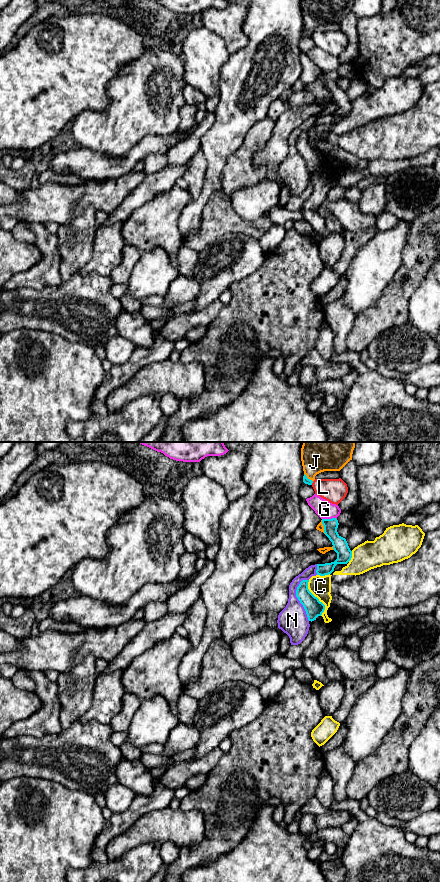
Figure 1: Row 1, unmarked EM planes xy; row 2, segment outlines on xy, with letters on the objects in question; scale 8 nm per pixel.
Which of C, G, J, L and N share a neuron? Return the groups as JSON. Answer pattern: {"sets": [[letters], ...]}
{"sets": [["C"], ["G"], ["J", "N"], ["L"]]}

